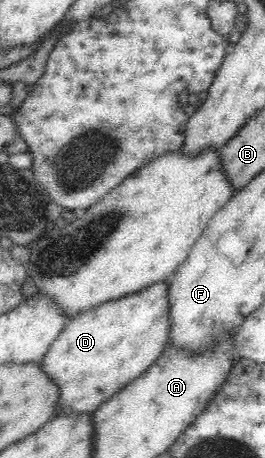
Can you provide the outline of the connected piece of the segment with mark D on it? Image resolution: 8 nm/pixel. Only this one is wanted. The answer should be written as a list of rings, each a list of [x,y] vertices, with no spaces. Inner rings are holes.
[[[168,282],[154,284],[144,292],[132,294],[128,298],[112,300],[88,309],[69,319],[64,330],[52,341],[46,355],[40,362],[41,371],[48,375],[58,387],[58,400],[52,417],[56,415],[92,414],[103,402],[111,399],[132,380],[148,371],[160,358],[168,340]]]

